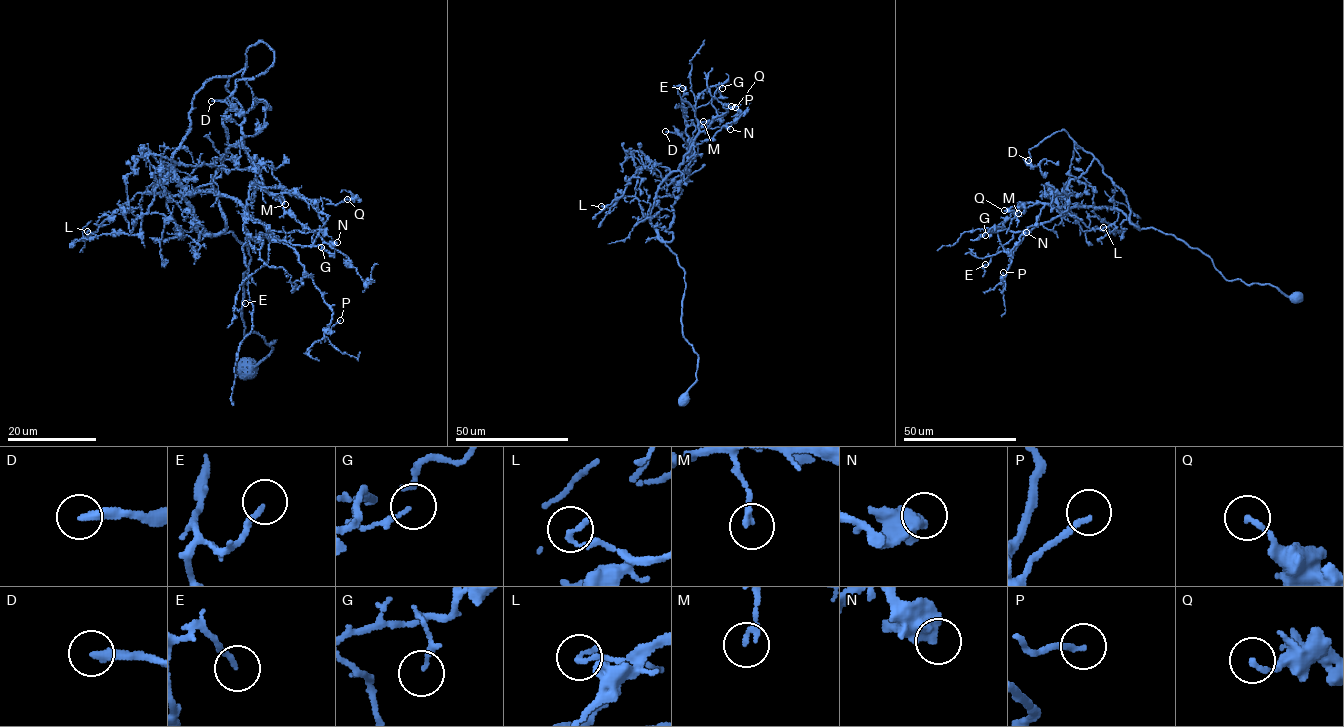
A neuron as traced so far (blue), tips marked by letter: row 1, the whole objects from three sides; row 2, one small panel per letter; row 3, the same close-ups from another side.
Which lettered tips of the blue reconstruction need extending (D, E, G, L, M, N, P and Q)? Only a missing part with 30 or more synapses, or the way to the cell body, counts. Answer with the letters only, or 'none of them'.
D

